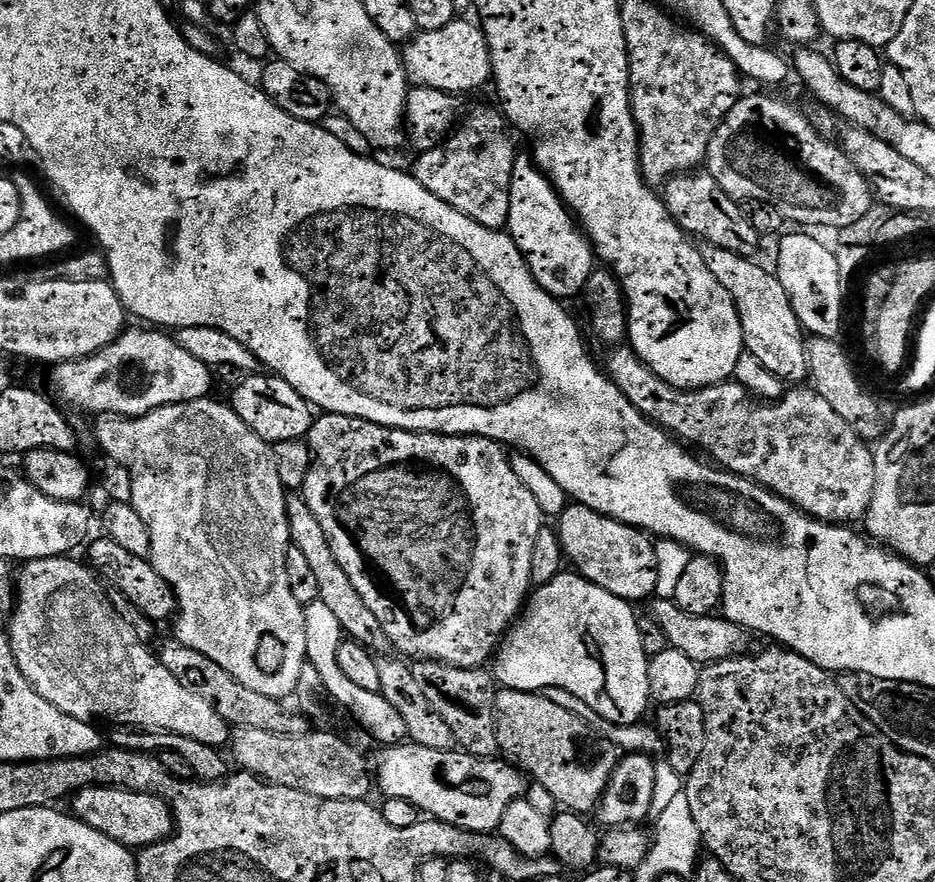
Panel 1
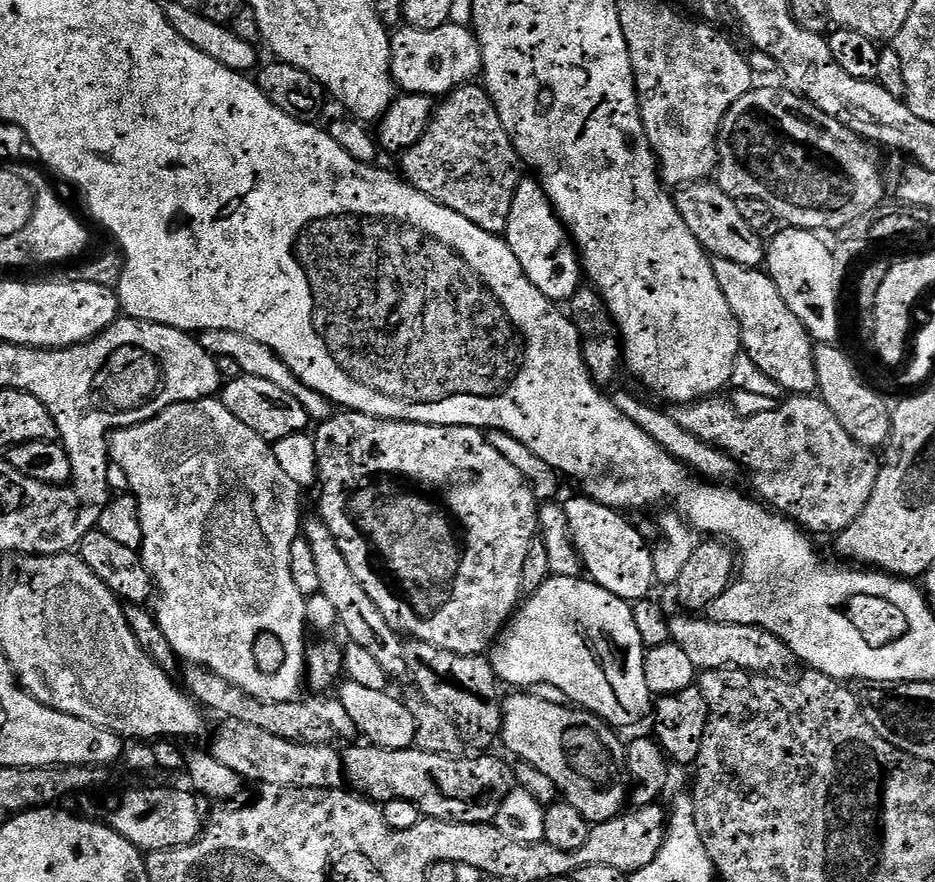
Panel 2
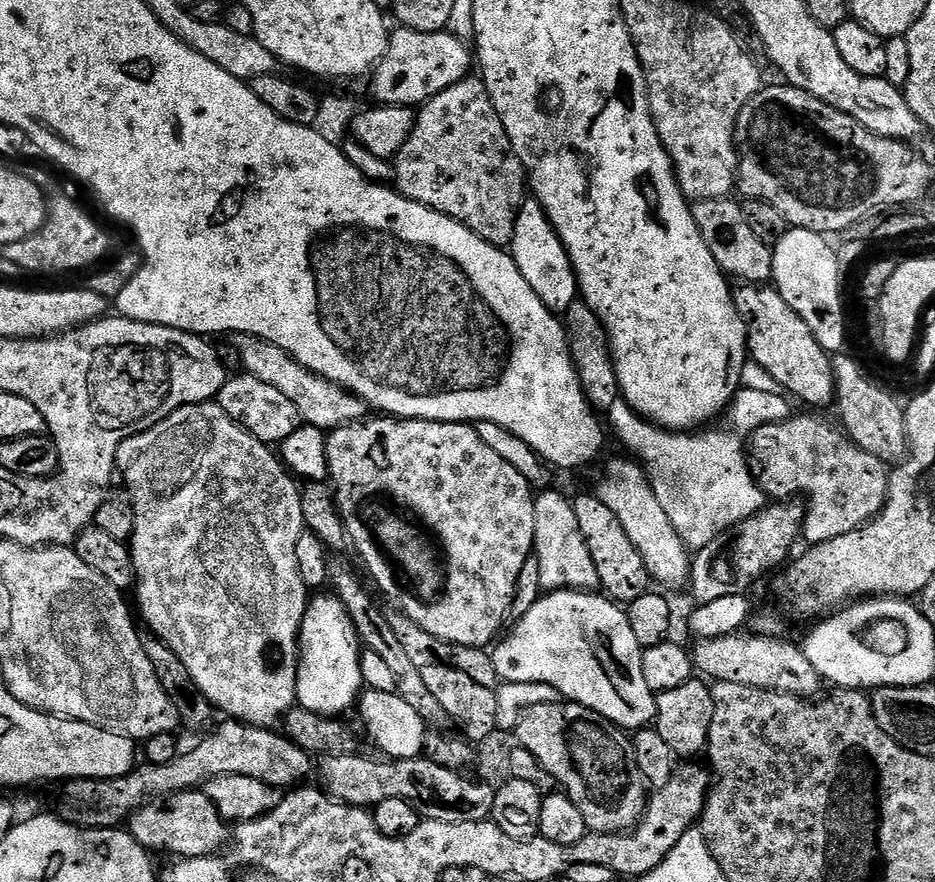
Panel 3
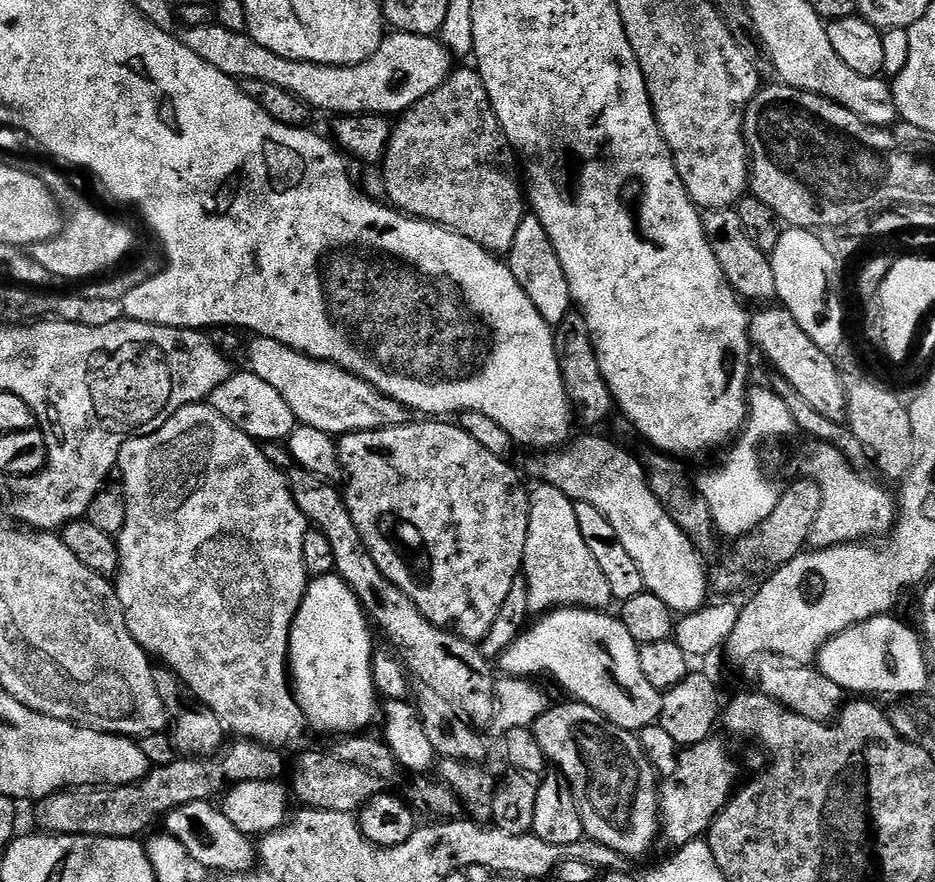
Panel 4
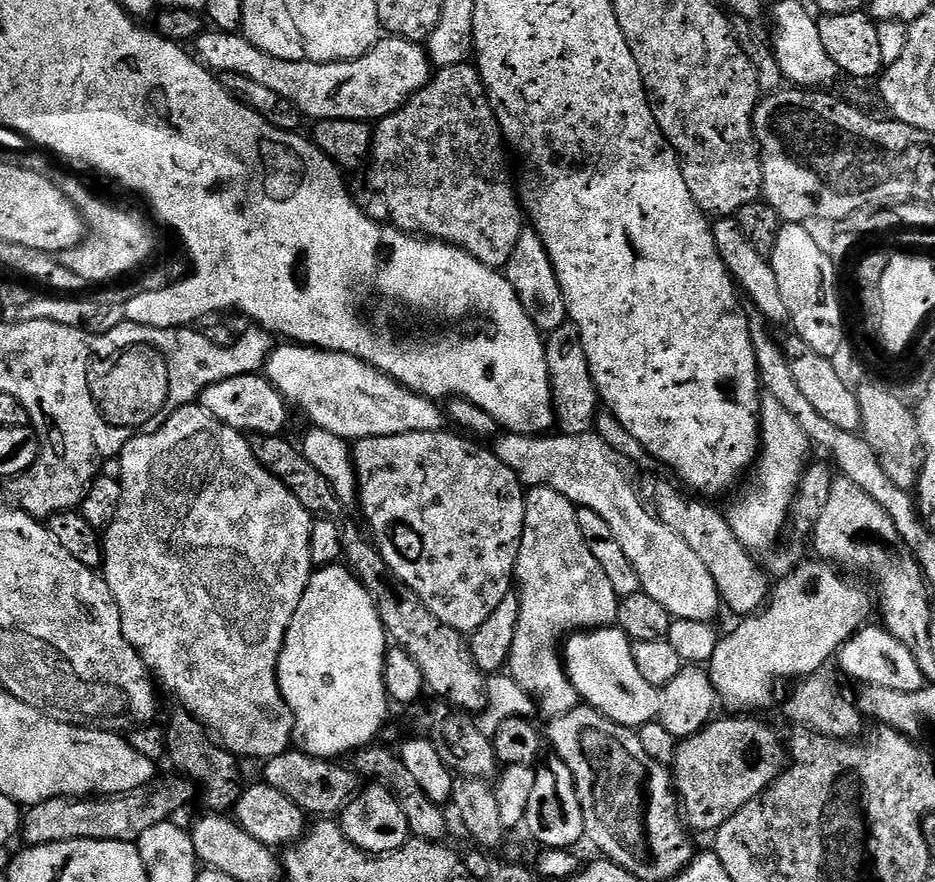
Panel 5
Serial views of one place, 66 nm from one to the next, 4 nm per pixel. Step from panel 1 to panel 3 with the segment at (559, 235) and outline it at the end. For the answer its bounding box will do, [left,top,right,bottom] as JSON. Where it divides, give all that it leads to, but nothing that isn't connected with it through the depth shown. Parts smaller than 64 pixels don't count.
[510,198,578,314]

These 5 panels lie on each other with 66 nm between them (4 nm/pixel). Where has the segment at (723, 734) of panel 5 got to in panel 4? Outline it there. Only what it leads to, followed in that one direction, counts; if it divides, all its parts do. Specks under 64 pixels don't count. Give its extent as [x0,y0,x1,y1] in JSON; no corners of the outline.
[659,738,740,846]

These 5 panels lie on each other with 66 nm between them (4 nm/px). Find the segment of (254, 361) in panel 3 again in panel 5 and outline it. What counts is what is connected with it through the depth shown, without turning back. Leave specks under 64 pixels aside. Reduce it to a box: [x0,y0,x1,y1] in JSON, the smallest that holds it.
[266,342,446,442]

